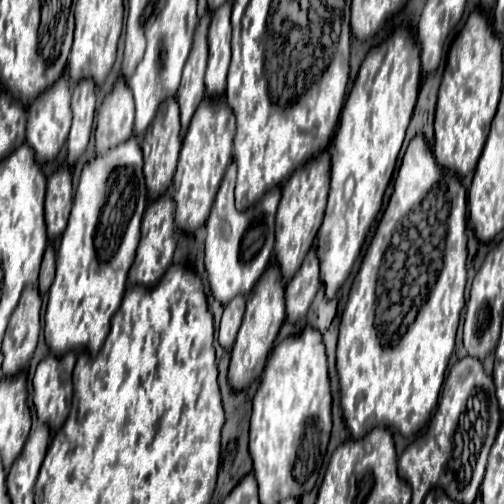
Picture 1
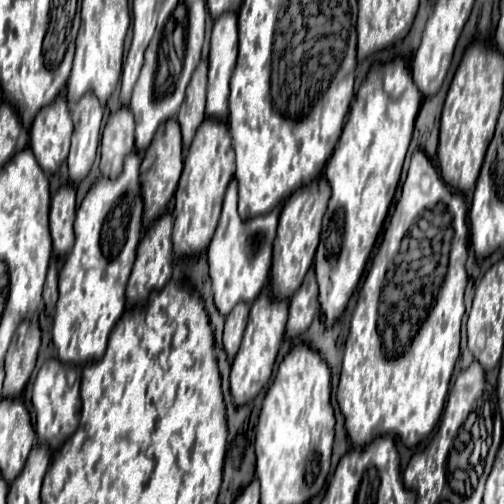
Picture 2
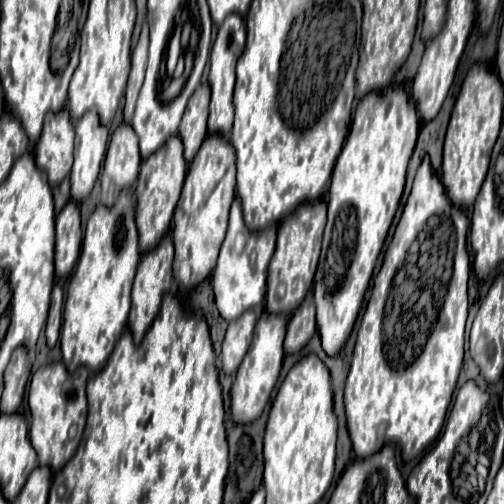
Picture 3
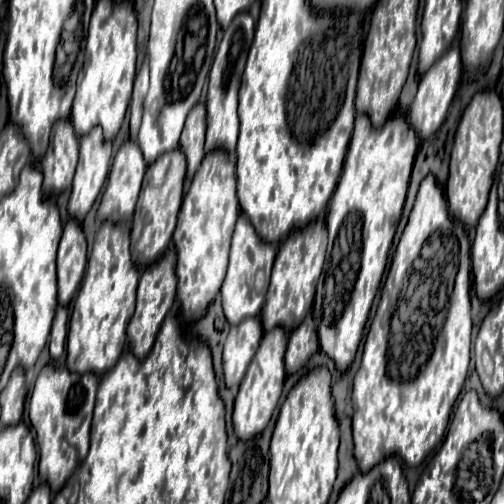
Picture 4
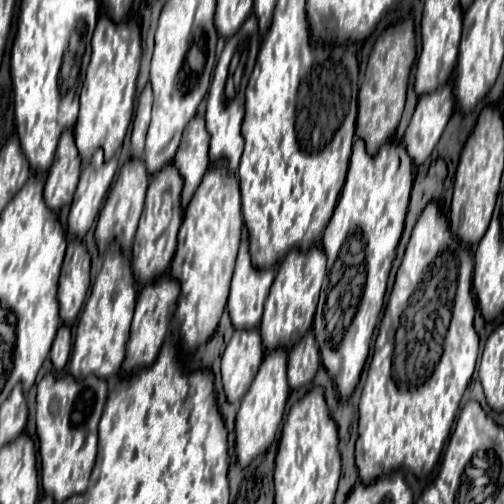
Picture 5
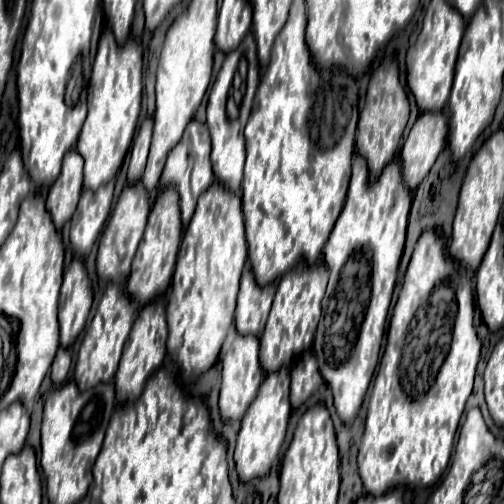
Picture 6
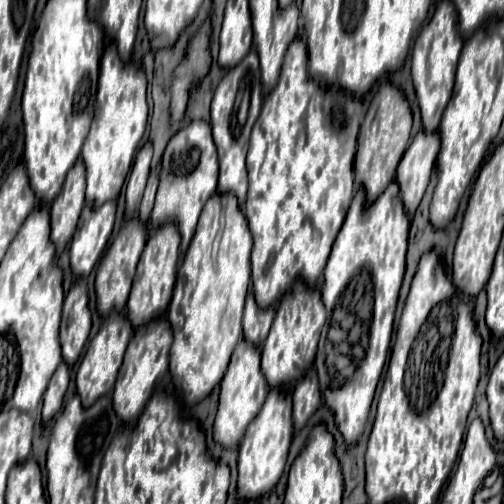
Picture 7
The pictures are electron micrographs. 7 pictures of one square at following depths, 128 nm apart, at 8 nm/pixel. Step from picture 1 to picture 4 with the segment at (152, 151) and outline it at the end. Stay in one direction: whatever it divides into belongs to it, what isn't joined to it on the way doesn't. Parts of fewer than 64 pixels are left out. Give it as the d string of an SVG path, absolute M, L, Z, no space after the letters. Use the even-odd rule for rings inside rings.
M180 148L162 154L154 164L148 166L132 226L132 258L136 264L148 266L156 262L156 258L160 258L170 246L170 238L184 196L184 174L186 174L186 158Z

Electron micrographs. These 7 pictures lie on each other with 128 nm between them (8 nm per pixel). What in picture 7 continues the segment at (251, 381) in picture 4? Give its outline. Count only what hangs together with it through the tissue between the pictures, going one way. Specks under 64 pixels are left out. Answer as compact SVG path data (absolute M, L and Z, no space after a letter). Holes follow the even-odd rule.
M290 386L272 388L266 396L264 406L256 418L248 424L246 434L238 448L238 494L240 498L256 498L270 492L286 464L290 440L292 440L292 398Z

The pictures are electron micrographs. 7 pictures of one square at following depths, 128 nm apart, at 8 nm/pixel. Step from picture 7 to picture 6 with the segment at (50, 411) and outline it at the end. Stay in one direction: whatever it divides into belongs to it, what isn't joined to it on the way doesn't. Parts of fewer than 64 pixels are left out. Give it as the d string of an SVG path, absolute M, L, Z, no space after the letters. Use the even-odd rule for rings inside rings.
M58 348L56 356L54 356L54 362L52 362L52 382L54 384L62 384L68 376L68 370L70 370L70 350L68 348Z

